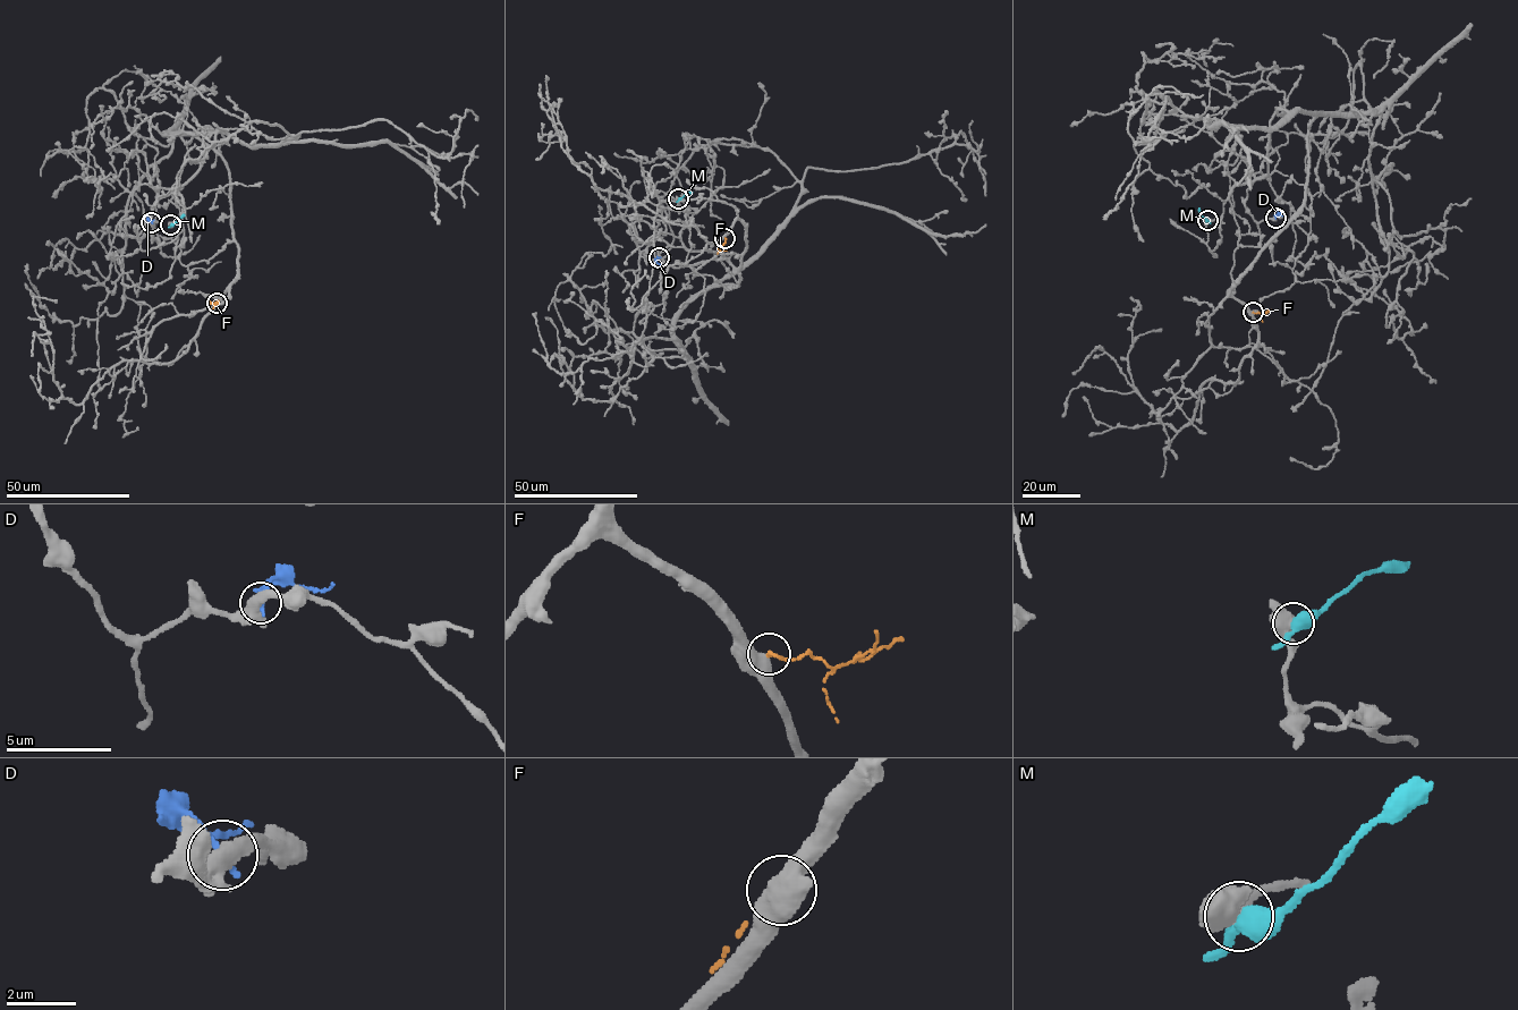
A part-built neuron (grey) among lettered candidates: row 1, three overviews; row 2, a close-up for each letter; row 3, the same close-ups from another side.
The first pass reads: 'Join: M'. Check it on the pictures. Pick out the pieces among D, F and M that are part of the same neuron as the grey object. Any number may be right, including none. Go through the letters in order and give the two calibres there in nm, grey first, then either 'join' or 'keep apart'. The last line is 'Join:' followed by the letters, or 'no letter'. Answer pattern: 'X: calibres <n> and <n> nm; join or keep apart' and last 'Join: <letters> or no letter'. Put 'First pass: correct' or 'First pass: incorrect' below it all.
D: calibres 400 and 220 nm; keep apart
F: calibres 500 and 200 nm; keep apart
M: calibres 650 and 500 nm; keep apart
Join: no letter
First pass: incorrect

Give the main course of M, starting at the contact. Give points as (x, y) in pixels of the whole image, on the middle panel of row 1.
M: (678, 198), (692, 192)

